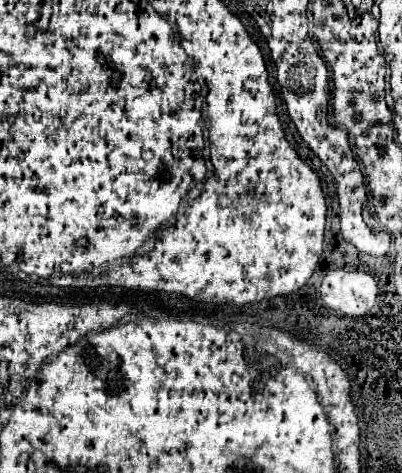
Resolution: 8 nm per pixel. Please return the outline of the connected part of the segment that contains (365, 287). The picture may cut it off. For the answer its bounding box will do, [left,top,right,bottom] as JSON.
[320,270,378,316]

